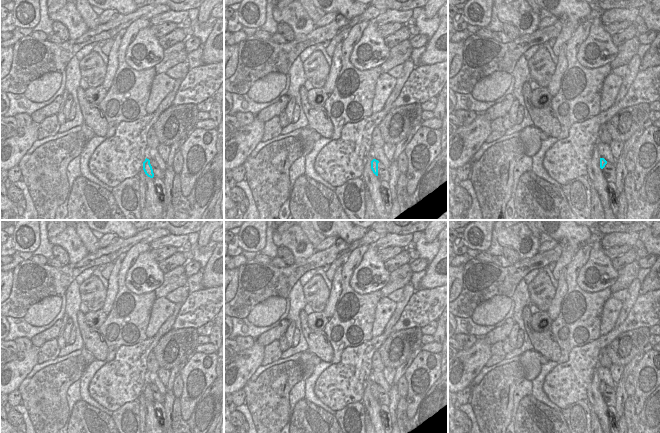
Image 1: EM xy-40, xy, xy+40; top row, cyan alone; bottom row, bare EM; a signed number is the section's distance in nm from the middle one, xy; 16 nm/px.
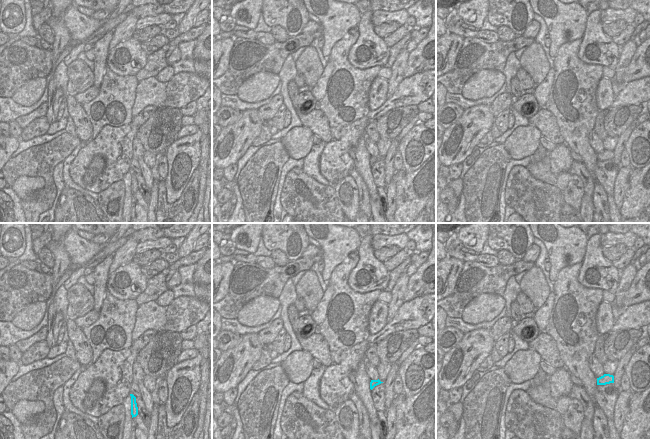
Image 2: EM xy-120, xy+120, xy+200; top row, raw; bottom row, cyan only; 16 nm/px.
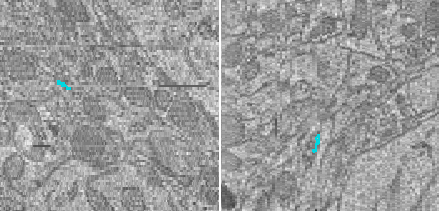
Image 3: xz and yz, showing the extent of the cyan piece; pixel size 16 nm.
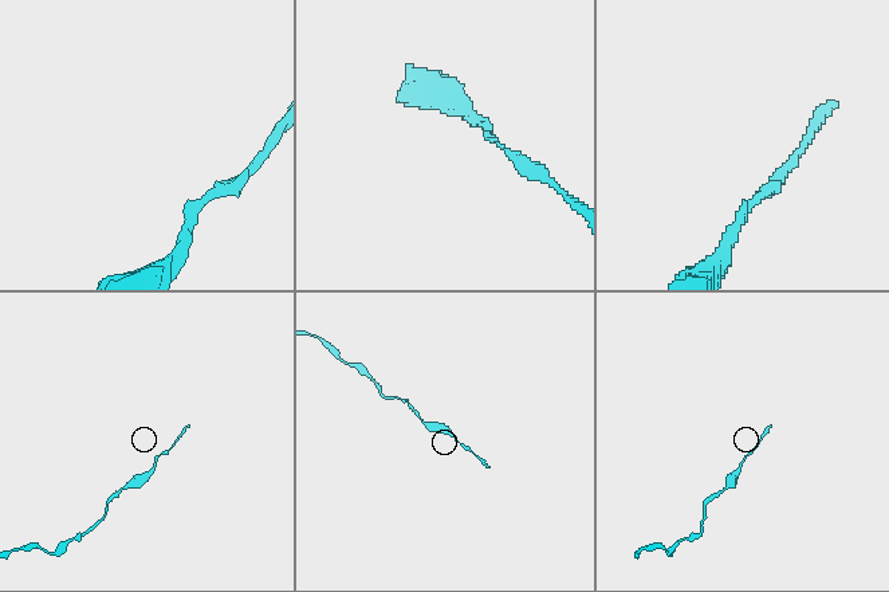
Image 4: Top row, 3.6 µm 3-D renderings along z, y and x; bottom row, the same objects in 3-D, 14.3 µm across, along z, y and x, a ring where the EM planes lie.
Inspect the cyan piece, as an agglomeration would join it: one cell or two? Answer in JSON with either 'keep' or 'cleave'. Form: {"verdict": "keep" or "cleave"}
{"verdict": "keep"}

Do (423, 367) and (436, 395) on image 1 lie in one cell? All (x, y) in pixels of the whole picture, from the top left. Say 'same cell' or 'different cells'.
different cells

